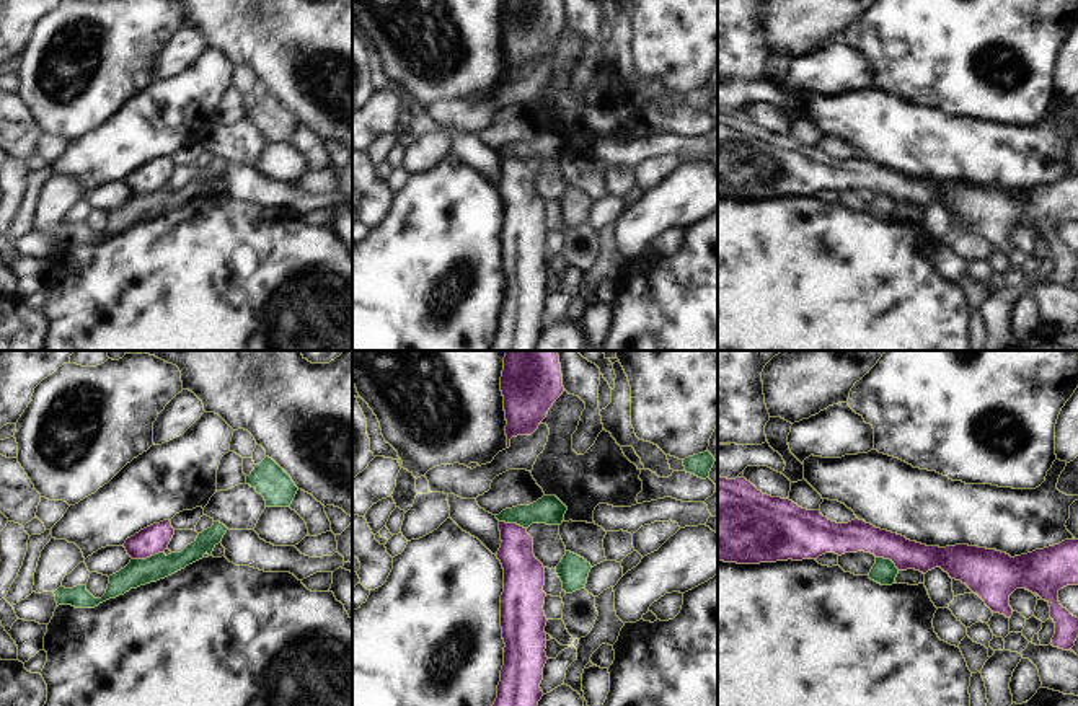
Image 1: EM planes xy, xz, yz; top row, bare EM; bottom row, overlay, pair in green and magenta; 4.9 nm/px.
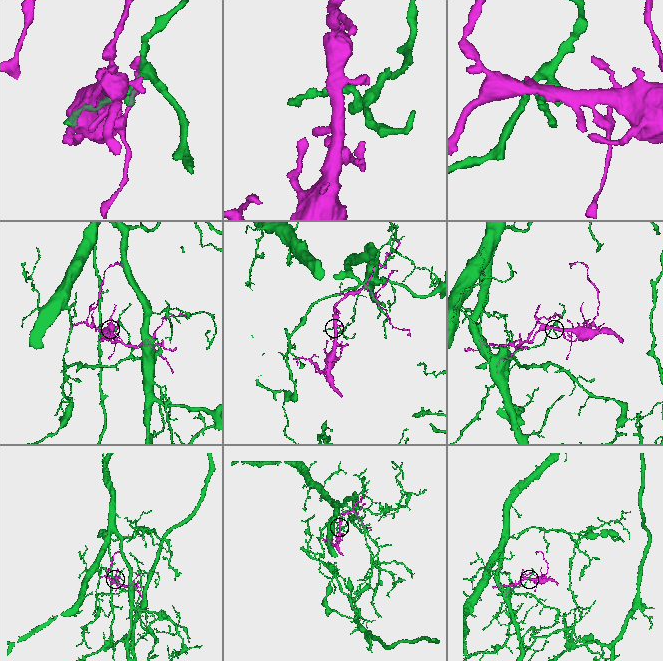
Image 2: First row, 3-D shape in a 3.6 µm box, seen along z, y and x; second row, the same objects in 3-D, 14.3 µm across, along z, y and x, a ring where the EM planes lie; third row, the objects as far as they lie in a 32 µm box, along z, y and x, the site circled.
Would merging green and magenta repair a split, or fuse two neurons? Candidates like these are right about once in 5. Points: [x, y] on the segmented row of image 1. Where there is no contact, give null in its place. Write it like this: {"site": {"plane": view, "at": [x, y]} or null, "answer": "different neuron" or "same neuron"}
{"site": {"plane": "xy", "at": [147, 558]}, "answer": "different neuron"}

